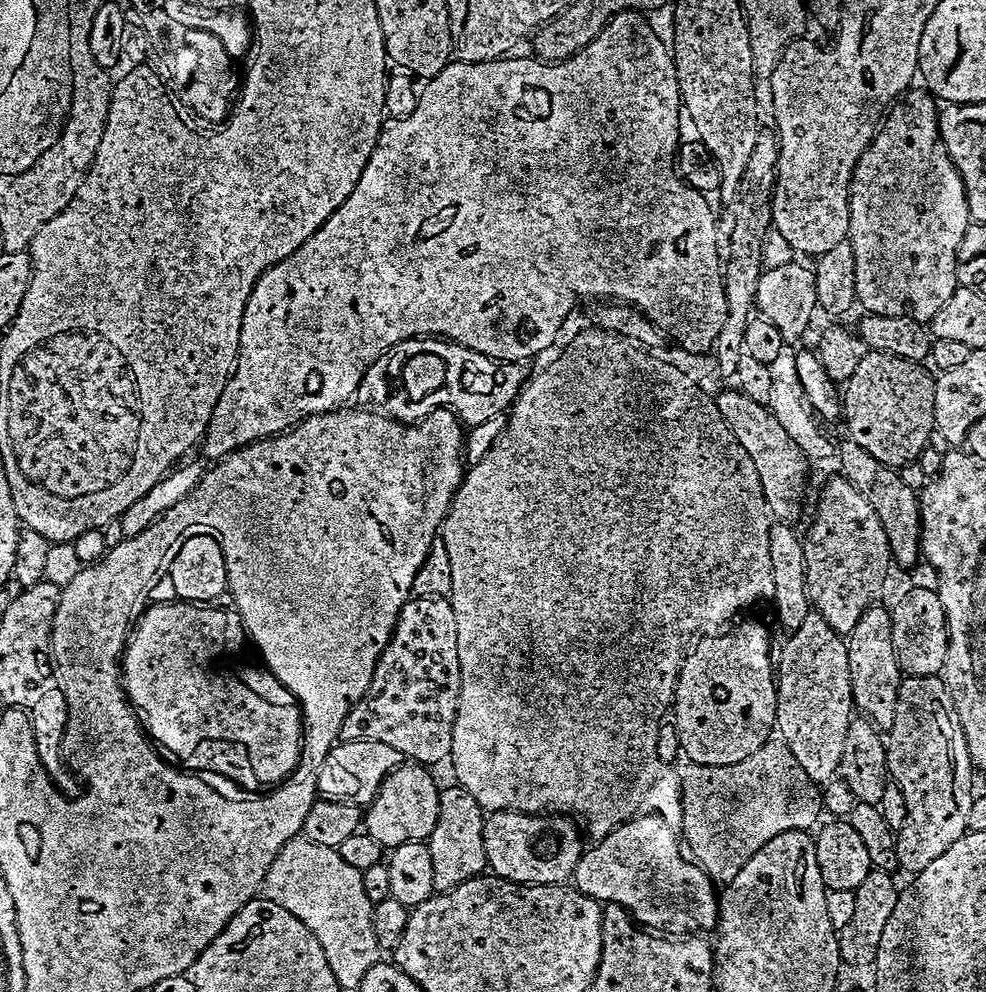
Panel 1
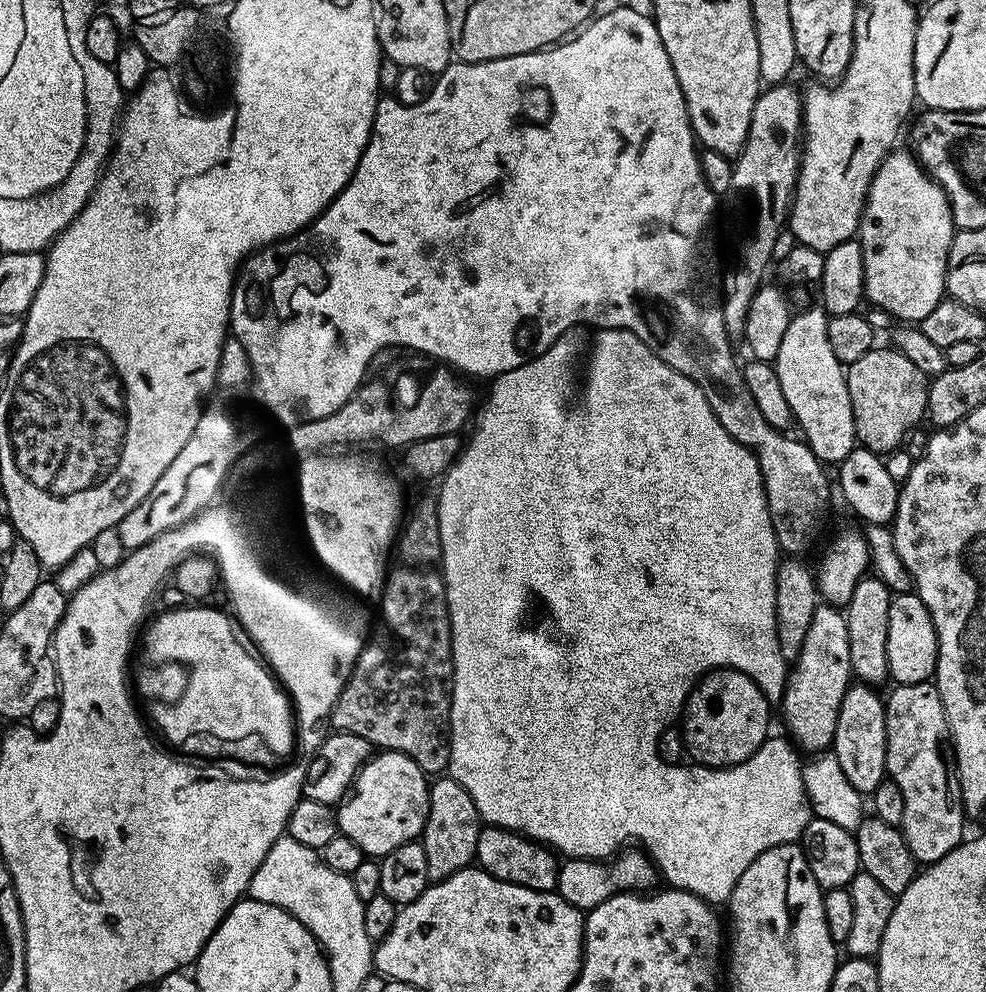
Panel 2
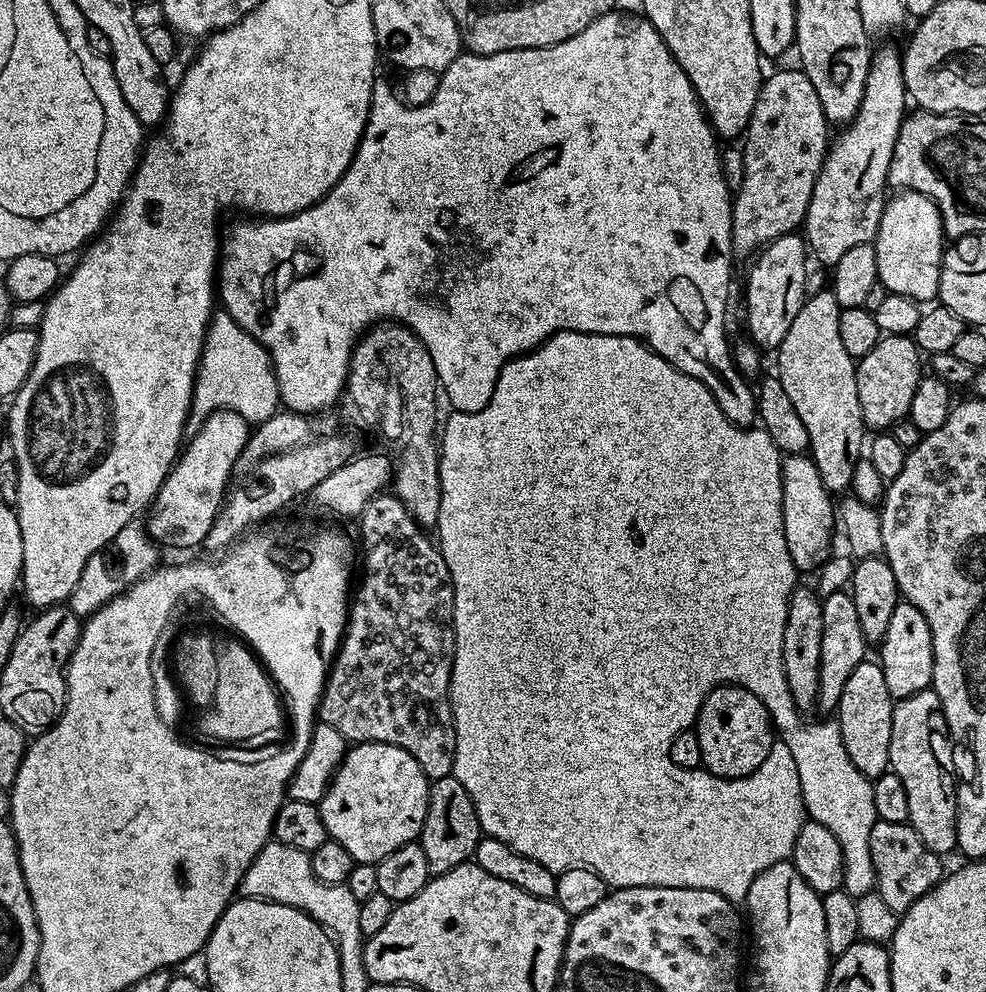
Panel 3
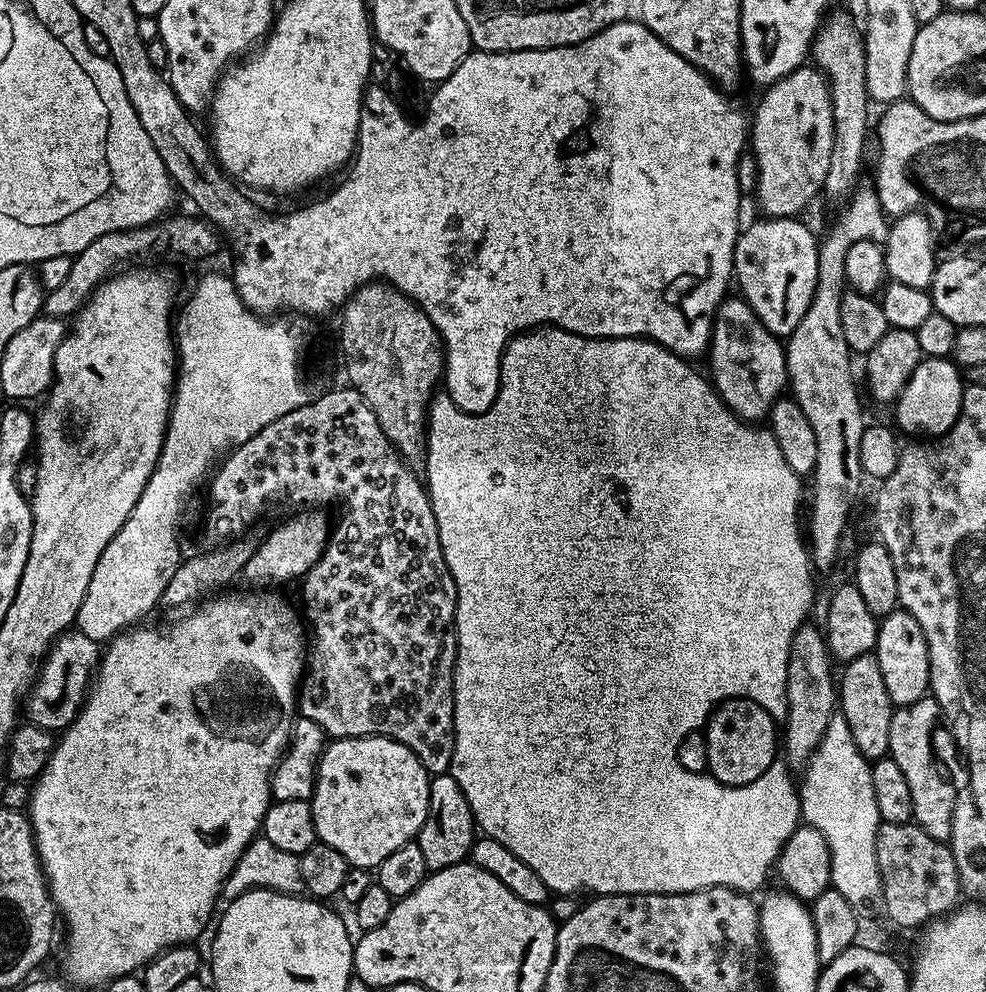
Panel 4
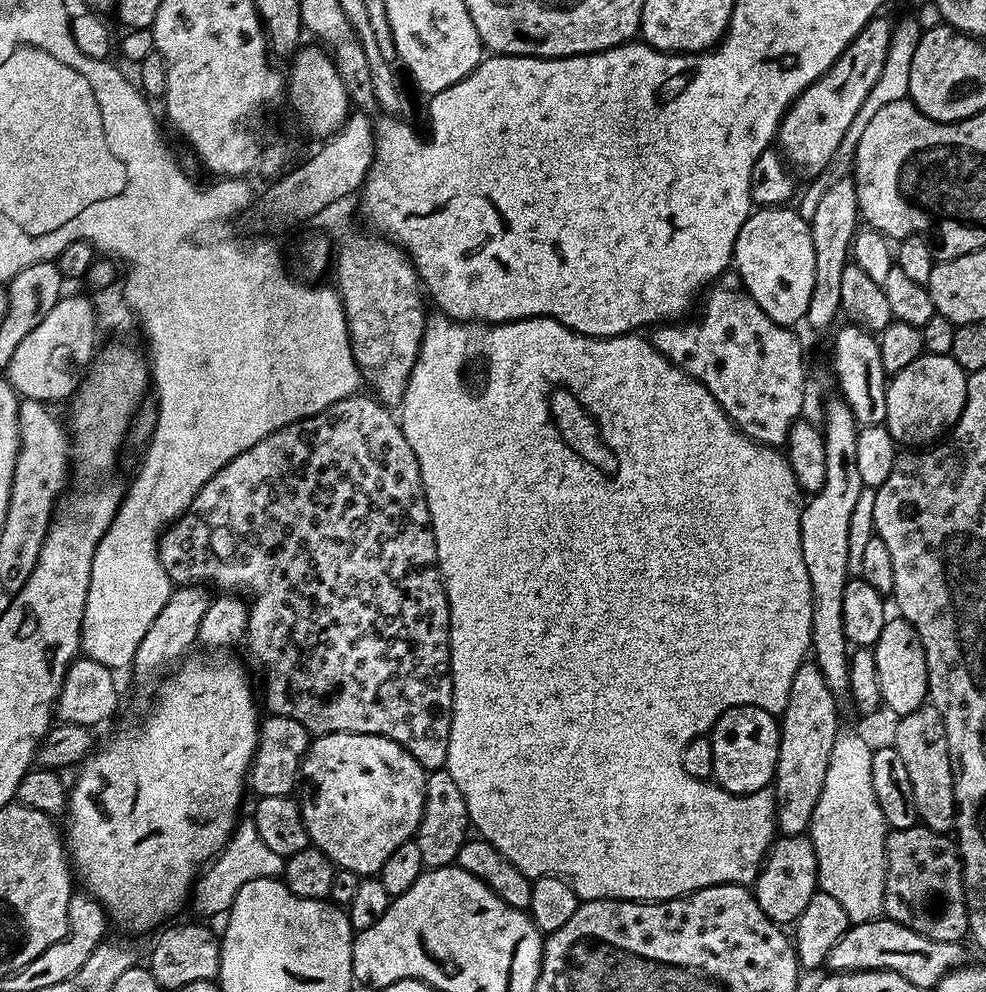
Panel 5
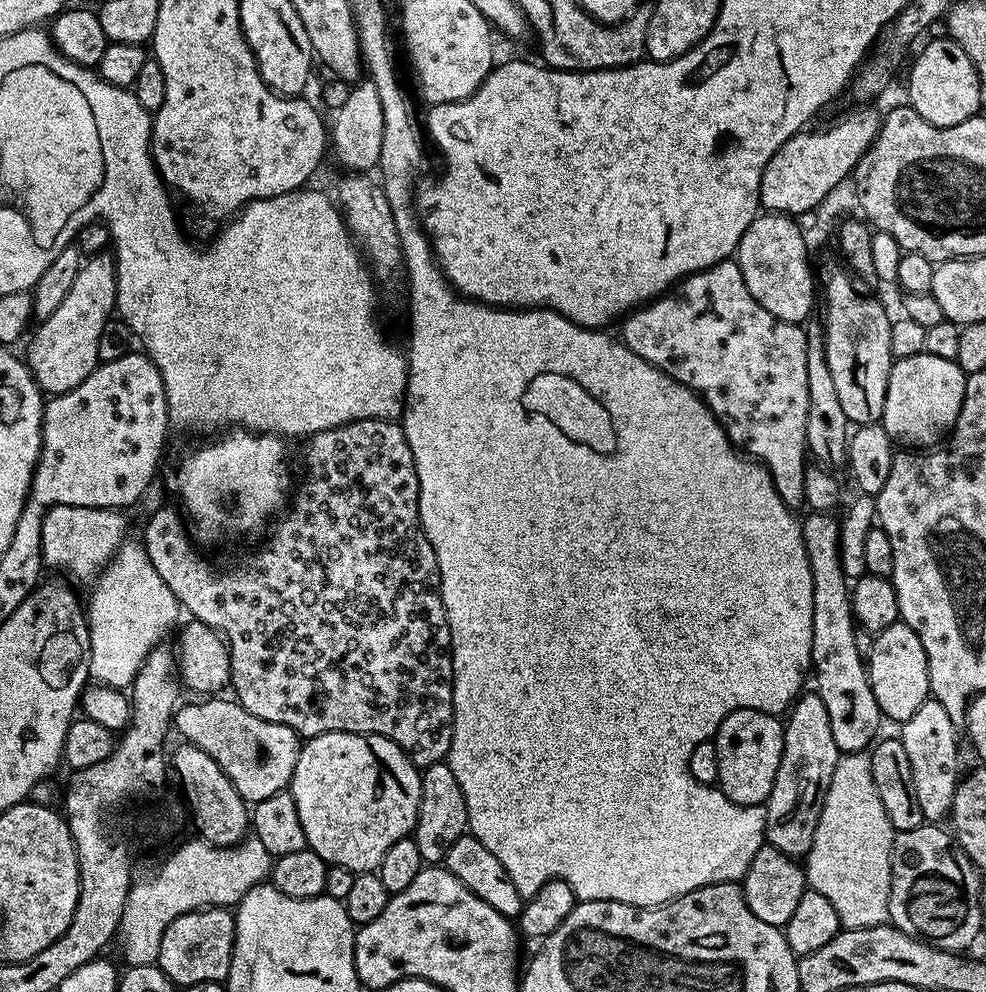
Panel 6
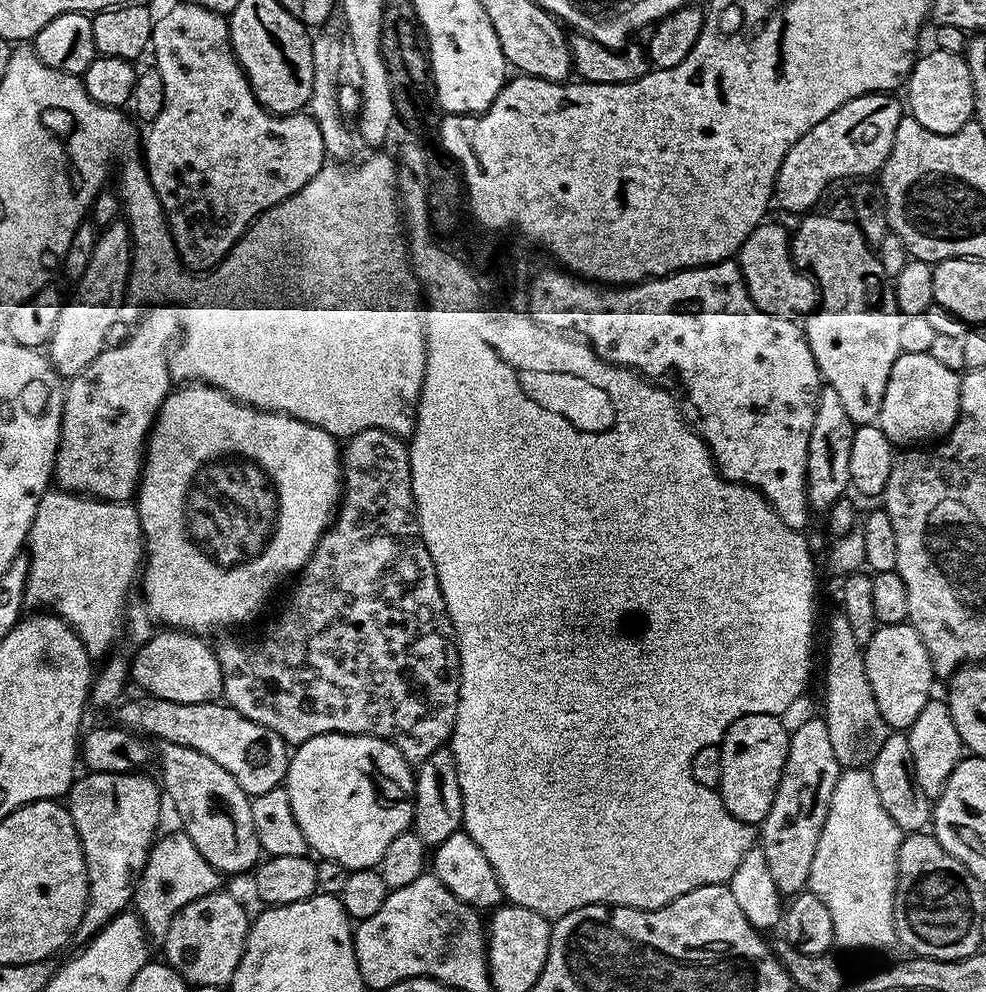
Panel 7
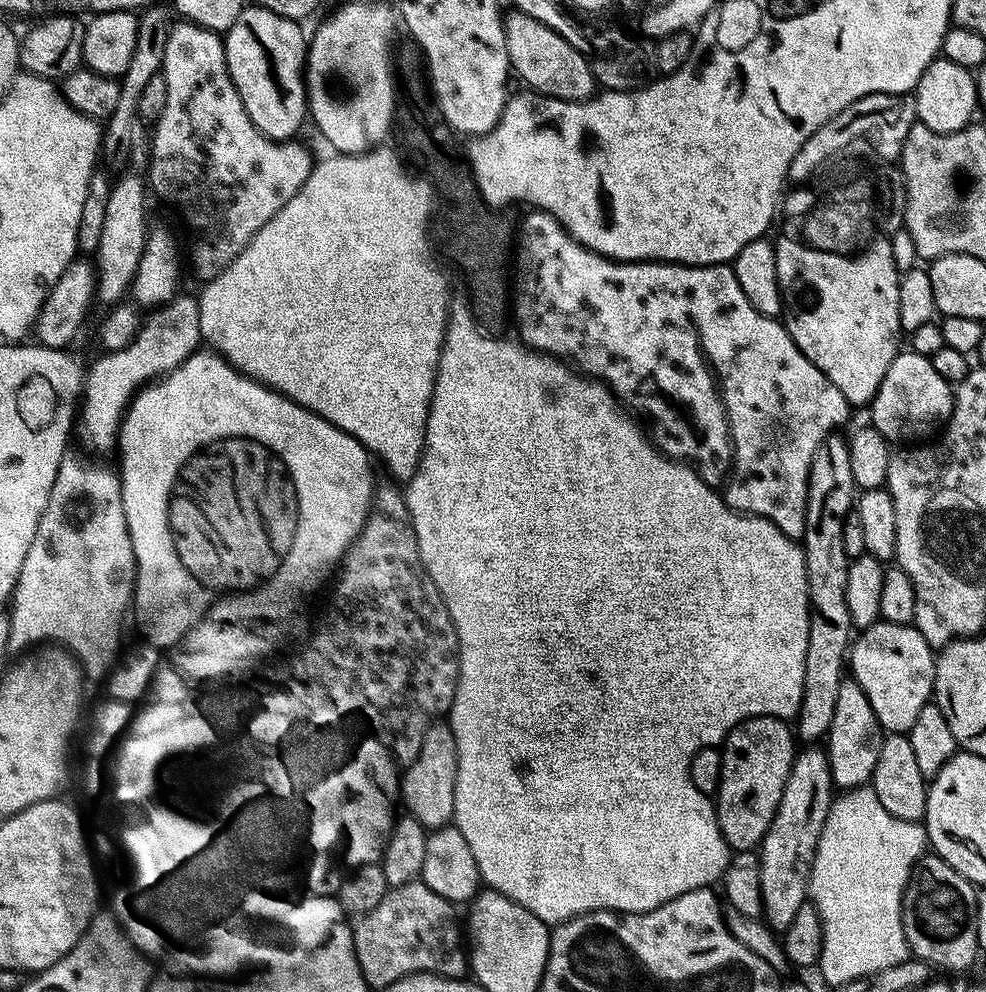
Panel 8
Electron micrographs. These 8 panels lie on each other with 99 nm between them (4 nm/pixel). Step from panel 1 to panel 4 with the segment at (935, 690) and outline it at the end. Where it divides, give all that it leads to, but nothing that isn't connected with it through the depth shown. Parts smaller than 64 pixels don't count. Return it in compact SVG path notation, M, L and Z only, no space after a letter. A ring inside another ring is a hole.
M931 694L918 698L918 702L899 705L893 711L890 722L888 756L898 762L910 786L910 798L914 798L912 820L922 830L926 830L930 838L948 842L952 839L952 819L958 807L958 799L951 778L936 765L936 756L932 753L932 731L941 716L940 704Z

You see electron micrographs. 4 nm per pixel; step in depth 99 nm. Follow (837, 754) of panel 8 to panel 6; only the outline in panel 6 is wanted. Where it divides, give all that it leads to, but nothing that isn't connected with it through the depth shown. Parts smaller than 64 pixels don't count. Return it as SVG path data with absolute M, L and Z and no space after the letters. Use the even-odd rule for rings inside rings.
M812 512L803 517L804 545L810 562L810 574L814 586L814 618L812 619L812 666L811 671L816 676L815 691L820 693L822 702L826 702L826 714L830 714L830 731L834 733L834 742L841 753L863 752L873 747L877 739L876 731L880 728L882 717L880 707L874 698L874 690L868 681L868 665L866 658L858 654L856 633L858 625L856 616L852 613L852 593L850 579L843 572L840 557L840 523L832 514Z

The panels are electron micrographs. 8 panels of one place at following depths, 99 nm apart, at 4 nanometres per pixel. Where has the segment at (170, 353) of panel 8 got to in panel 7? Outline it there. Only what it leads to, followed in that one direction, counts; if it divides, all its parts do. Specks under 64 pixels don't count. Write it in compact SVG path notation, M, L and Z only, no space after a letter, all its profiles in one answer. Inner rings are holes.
M159 304L157 306L148 306L141 312L144 313L140 316L140 325L137 326L136 333L134 333L129 340L124 340L121 344L114 345L115 343L113 343L111 346L105 347L104 351L98 354L98 358L94 358L94 362L90 362L90 366L86 366L86 370L82 370L77 376L71 377L71 379L67 381L64 389L64 409L62 410L62 426L60 427L60 445L56 451L56 467L54 469L55 483L59 485L63 491L74 492L82 496L91 496L101 502L128 499L128 501L131 501L133 497L137 495L146 455L146 445L152 431L152 425L155 424L157 416L160 415L162 402L174 388L174 381L168 369L168 357L170 350L177 347L178 341L182 336L182 312L177 305Z

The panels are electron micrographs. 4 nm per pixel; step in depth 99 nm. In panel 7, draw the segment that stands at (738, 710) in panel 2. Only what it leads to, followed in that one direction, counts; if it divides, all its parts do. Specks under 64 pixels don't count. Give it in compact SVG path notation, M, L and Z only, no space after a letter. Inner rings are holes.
M746 714L735 720L726 730L724 739L720 741L720 753L722 754L722 778L718 789L726 810L734 814L744 824L759 826L764 823L766 814L774 802L774 794L778 790L778 782L782 778L782 770L788 753L789 729L784 729L785 721L779 716L770 714Z

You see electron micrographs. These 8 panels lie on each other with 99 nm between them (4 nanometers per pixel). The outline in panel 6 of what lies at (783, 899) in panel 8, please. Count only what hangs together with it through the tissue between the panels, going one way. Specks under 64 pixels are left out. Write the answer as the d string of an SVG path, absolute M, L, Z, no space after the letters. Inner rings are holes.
M807 692L795 697L787 713L782 762L778 762L778 774L764 808L765 841L793 858L807 857L812 851L814 830L818 830L818 818L830 790L834 770L842 759L840 748L834 742L834 733L830 731L826 702L822 702L819 692Z

